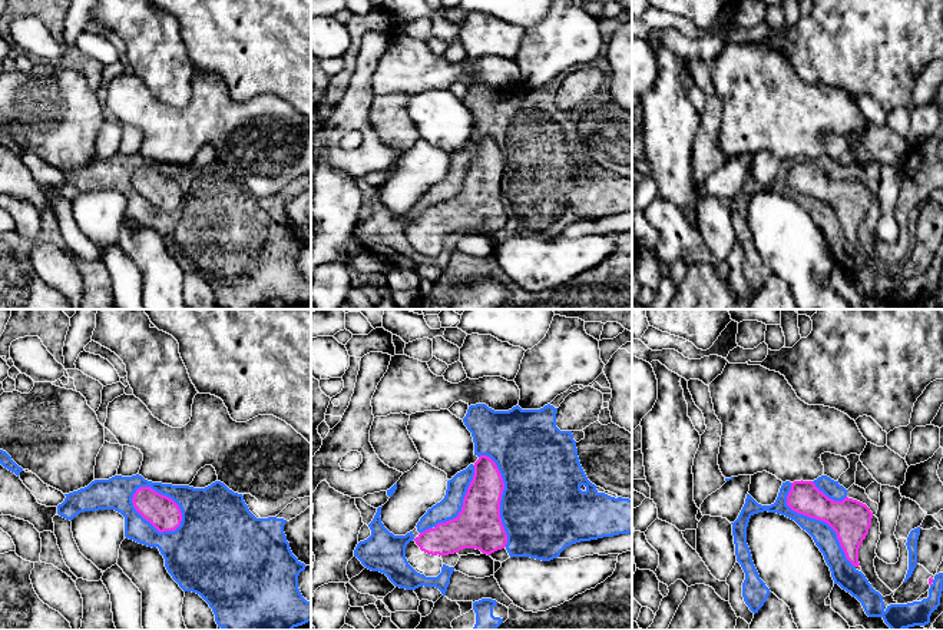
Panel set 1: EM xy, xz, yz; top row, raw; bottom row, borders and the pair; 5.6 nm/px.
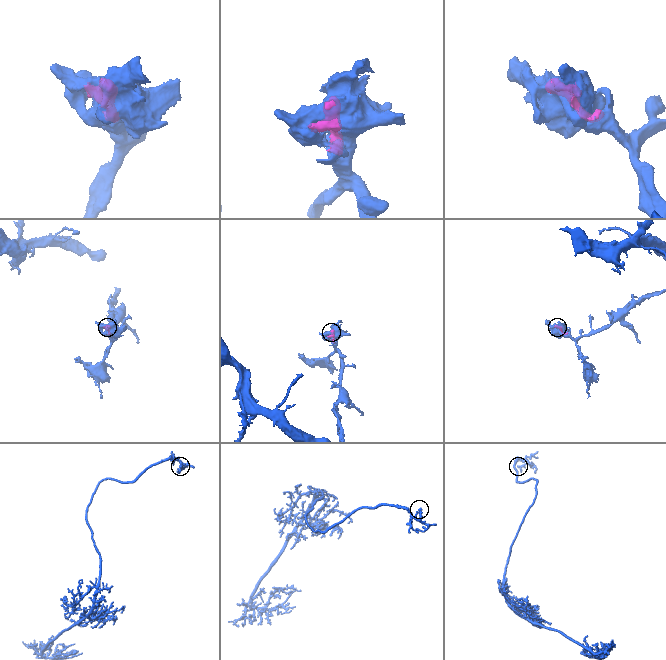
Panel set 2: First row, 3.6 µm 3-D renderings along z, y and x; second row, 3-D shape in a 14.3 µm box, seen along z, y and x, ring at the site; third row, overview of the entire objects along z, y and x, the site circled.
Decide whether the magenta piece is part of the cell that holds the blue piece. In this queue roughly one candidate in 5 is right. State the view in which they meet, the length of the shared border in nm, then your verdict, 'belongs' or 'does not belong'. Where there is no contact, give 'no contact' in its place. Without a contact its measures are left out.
meets blue in xy; contact 320 nm long; does not belong

